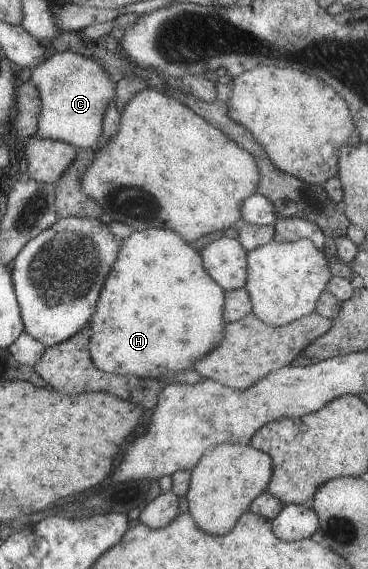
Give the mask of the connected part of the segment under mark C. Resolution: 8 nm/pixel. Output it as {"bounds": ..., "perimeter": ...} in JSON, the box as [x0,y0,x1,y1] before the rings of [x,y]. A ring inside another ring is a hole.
{"bounds":[30,51,115,149],"perimeter":[[[62,51],[54,53],[44,59],[42,63],[30,67],[30,81],[34,83],[38,91],[38,101],[40,101],[40,113],[36,121],[36,132],[34,135],[40,139],[48,139],[72,145],[77,149],[94,149],[101,135],[102,115],[110,103],[115,103],[115,85],[110,81],[110,77],[102,70],[102,67],[87,57]]]}

